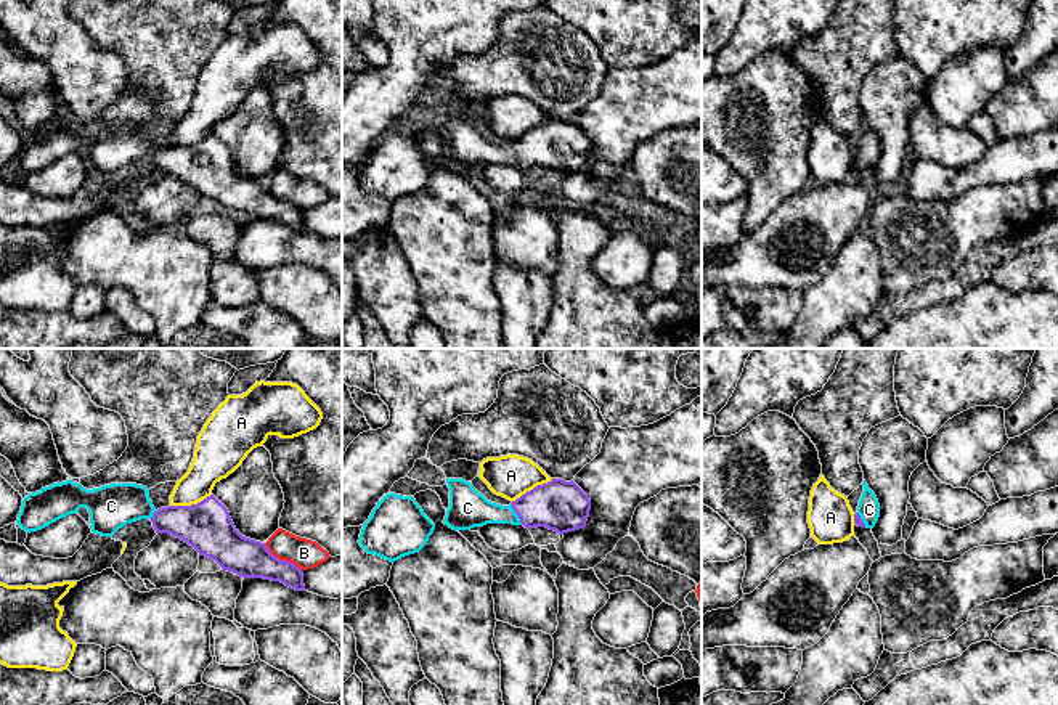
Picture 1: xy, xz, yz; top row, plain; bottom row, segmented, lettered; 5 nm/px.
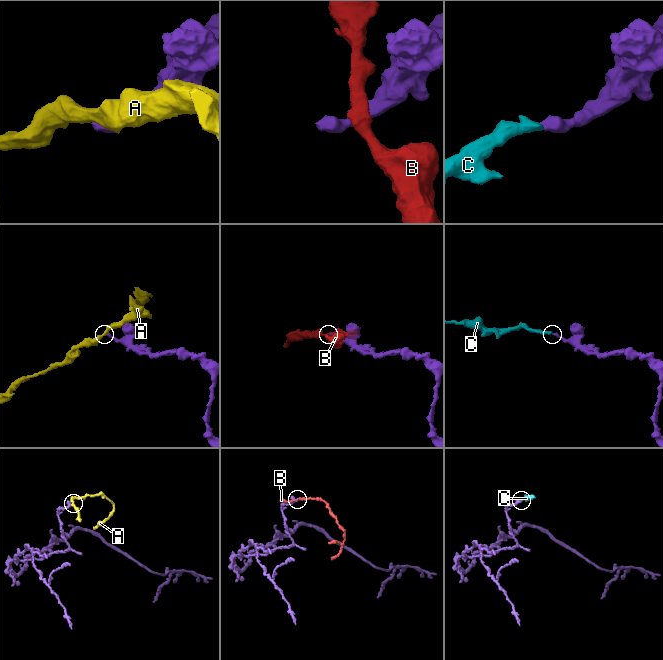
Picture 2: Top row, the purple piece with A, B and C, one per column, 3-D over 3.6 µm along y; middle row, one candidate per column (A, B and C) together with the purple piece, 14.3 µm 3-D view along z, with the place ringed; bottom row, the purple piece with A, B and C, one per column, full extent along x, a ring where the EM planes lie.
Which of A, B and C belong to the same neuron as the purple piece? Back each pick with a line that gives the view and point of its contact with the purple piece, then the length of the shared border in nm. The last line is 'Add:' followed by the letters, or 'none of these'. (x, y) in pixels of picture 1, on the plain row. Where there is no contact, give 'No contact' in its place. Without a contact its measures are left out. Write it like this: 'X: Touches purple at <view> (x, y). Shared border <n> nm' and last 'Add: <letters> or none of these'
C: Touches purple at xz (516, 153). Shared border 120 nm
Add: C

